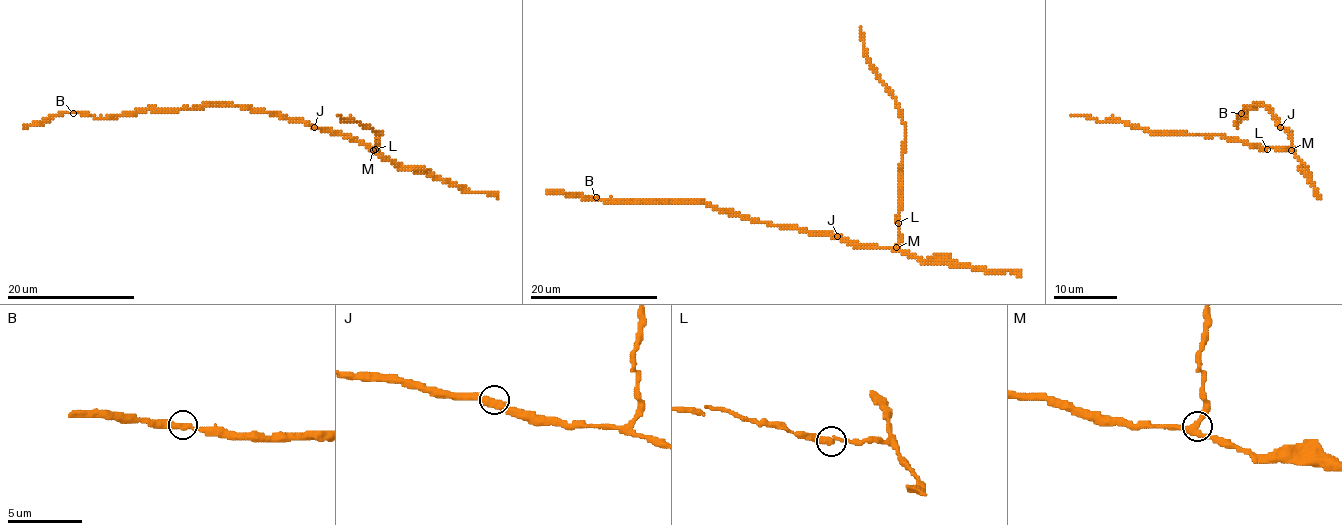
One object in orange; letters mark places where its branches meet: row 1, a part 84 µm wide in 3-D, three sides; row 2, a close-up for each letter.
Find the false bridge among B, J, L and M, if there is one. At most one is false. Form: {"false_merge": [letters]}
{"false_merge": []}

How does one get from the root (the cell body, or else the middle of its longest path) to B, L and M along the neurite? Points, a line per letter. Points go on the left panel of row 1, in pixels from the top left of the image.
B: (314, 126), (282, 119), (269, 113), (217, 105), (197, 105), (183, 110), (137, 110), (105, 118), (73, 113)
L: (314, 126), (354, 137), (375, 148)
M: (314, 126), (362, 140), (373, 150)

